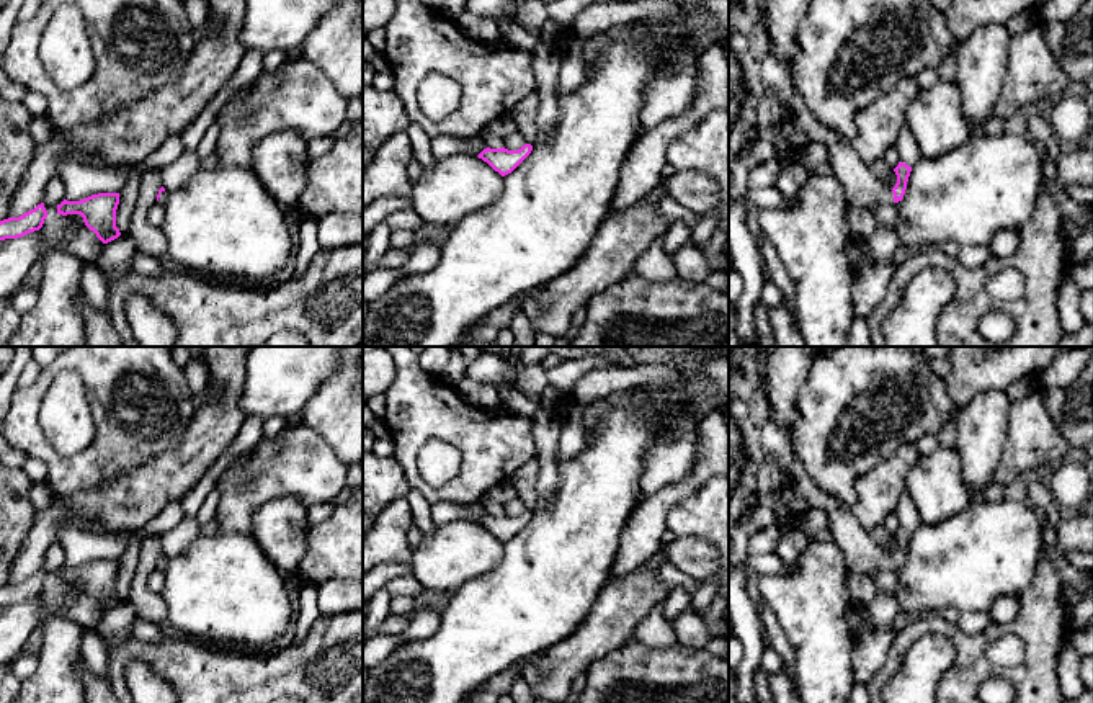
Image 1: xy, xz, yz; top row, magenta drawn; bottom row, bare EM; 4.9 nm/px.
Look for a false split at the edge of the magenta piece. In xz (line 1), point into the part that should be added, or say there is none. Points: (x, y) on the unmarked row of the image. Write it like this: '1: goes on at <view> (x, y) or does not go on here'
1: goes on at xz (525, 478)

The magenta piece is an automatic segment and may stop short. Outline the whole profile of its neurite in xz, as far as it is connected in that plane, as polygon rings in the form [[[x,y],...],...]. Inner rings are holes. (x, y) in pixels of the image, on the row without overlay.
[[[536,458],[523,464],[511,477],[511,484],[518,490],[518,497],[524,502],[526,510],[518,517],[484,515],[477,523],[487,528],[502,543],[511,540],[533,517],[536,505],[536,481],[539,474],[539,463]]]

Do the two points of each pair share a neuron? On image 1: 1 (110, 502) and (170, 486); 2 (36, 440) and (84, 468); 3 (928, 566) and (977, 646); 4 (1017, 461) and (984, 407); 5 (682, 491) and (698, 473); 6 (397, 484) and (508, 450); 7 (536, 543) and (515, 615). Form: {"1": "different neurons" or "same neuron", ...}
{"1": "same neuron", "2": "same neuron", "3": "different neurons", "4": "different neurons", "5": "same neuron", "6": "different neurons", "7": "same neuron"}

